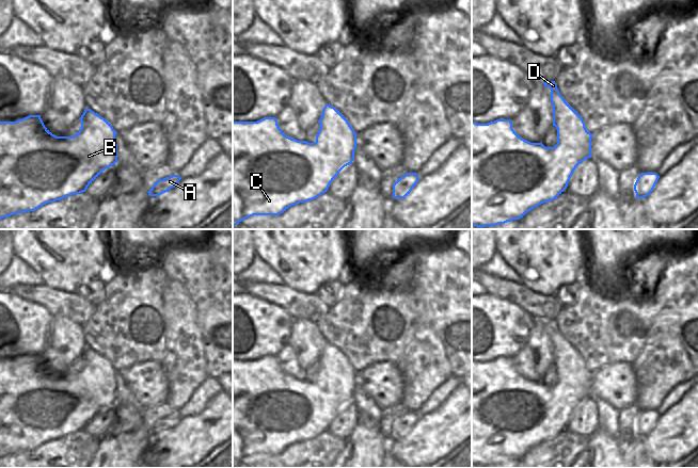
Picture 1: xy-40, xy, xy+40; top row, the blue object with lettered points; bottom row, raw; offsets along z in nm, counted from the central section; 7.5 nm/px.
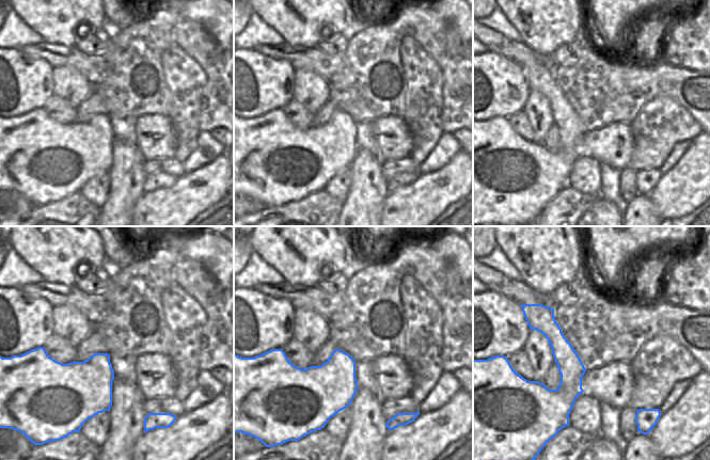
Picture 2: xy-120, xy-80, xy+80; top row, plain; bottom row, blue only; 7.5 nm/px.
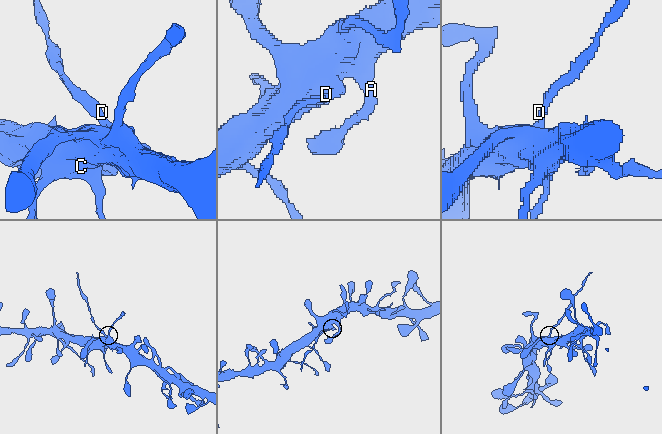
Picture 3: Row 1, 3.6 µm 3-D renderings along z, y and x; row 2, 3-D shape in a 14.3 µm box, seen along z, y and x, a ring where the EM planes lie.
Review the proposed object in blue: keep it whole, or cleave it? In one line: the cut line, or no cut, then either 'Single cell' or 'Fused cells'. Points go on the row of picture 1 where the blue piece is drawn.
Split along xy+40 (560, 95), (560, 119), (555, 126). Fused cells

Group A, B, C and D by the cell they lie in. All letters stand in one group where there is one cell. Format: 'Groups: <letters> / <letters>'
Groups: A B C / D

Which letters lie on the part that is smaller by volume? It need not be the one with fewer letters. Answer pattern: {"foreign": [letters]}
{"foreign": ["D"]}

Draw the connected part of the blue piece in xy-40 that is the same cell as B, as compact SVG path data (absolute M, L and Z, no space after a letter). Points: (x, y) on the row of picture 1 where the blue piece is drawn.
M85 109L79 119L81 129L74 136L52 134L41 115L0 122L0 220L85 192L106 168L117 162L117 132L111 124L91 109Z

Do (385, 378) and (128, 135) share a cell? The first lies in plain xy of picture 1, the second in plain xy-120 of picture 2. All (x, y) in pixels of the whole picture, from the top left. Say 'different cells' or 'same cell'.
different cells

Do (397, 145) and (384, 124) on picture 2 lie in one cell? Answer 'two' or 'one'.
one

